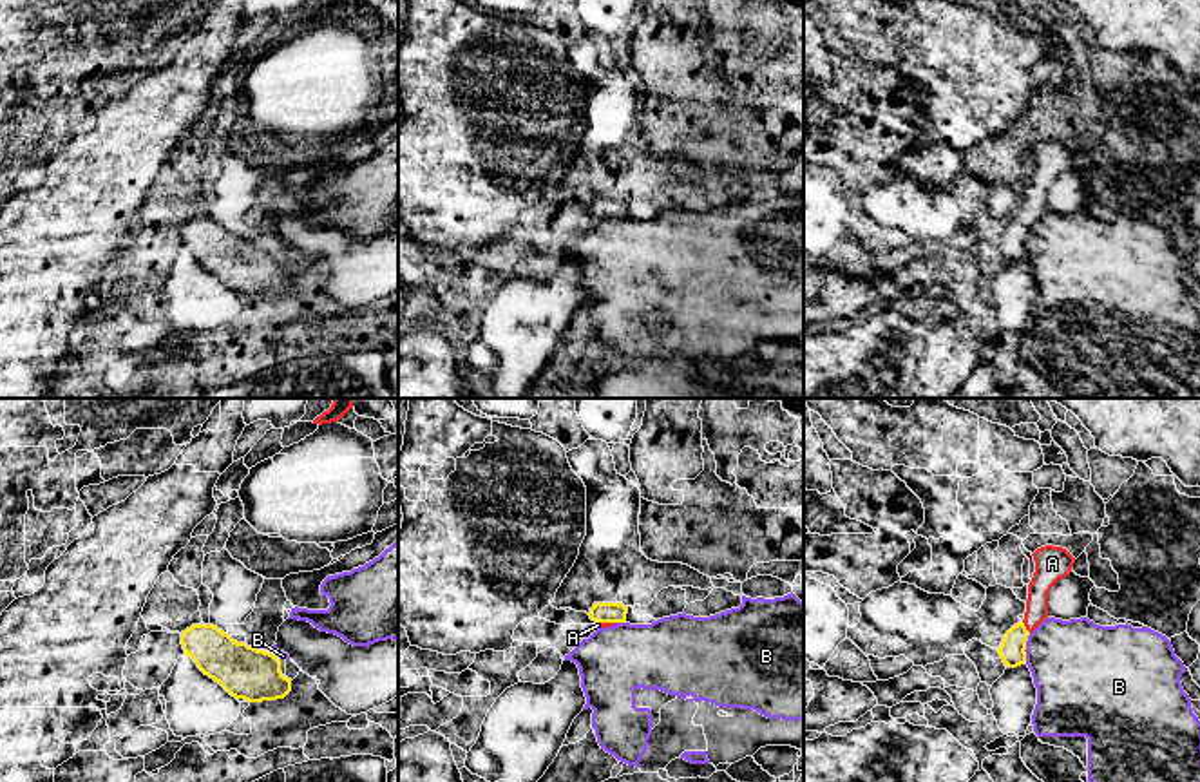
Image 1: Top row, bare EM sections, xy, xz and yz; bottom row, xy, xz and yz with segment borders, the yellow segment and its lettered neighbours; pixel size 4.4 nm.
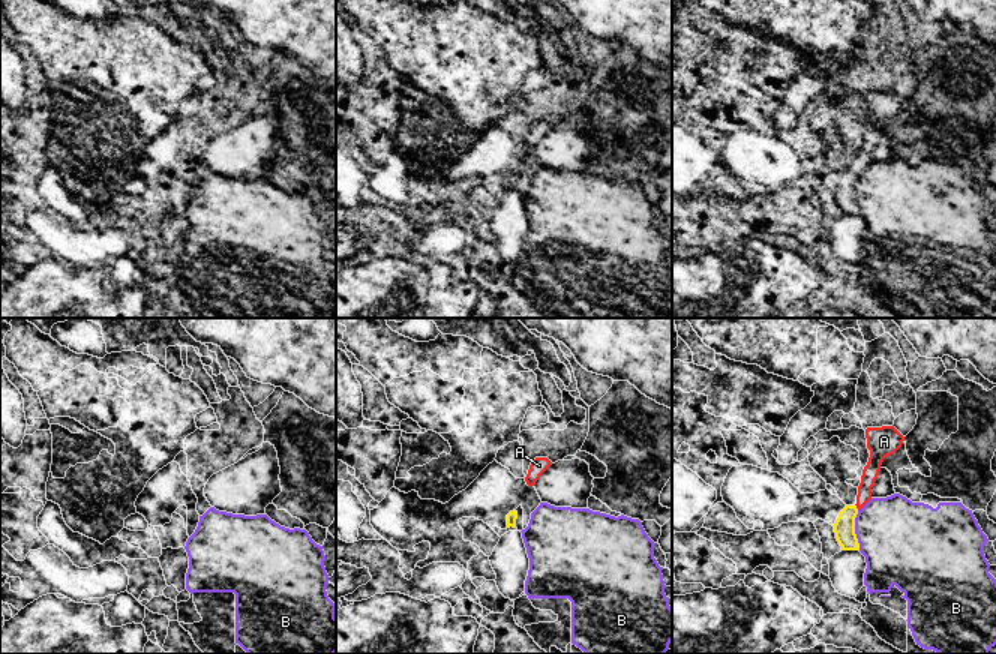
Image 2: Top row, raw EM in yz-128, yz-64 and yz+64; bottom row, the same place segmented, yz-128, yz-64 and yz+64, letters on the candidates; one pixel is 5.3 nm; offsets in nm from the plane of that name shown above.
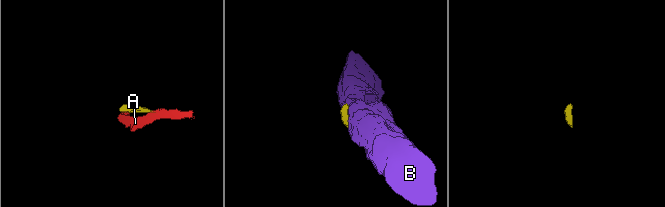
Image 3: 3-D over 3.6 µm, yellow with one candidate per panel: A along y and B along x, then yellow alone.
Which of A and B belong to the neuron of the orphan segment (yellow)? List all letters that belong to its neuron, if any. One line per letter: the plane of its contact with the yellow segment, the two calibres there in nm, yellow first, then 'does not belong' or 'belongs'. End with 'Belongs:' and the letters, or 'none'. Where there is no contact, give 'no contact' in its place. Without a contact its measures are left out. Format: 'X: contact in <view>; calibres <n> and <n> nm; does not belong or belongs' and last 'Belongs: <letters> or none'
A: contact in yz; calibres 110 and 110 nm; belongs
B: contact in yz; calibres 110 and 420 nm; does not belong
Belongs: A

